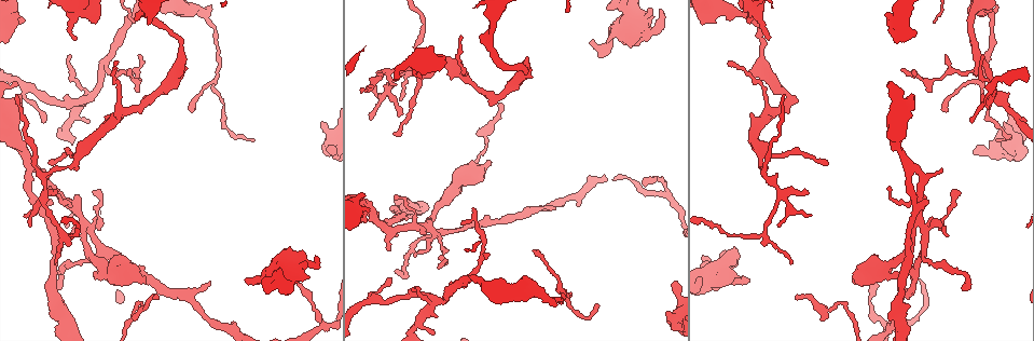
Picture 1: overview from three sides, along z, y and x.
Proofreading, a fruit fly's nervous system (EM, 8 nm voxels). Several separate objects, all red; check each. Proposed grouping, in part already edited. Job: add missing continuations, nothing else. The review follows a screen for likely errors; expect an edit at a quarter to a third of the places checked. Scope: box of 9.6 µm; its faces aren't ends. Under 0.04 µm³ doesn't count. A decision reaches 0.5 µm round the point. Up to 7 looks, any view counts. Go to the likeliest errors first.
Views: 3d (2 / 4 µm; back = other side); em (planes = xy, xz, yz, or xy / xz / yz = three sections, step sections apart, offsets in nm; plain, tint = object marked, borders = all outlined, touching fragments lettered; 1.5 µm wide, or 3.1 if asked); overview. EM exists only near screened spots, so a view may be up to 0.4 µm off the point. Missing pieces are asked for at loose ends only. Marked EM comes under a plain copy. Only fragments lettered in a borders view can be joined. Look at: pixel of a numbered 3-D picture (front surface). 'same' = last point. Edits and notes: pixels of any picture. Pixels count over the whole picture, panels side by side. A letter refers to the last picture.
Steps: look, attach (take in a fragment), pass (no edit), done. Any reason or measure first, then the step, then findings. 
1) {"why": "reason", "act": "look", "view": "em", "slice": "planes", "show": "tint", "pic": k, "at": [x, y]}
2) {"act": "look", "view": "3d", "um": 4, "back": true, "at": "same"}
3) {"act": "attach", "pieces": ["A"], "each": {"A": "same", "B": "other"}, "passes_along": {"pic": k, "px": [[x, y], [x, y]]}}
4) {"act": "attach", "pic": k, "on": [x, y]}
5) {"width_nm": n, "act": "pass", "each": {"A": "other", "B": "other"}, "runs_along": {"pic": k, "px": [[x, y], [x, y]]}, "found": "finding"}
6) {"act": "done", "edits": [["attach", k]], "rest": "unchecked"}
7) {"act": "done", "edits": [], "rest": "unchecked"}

{"why": "tapers out", "act": "look", "view": "3d", "um": 2, "pic": 1, "at": [69, 56]}

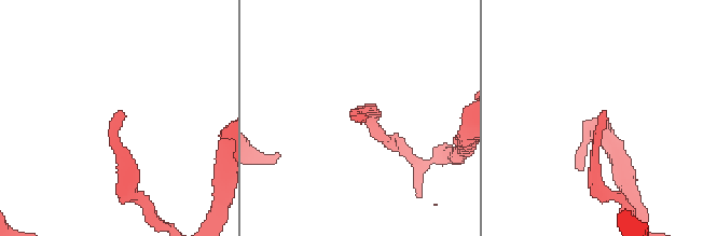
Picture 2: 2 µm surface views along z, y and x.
{"why": "now the EM", "act": "look", "view": "em", "slice": "planes", "show": "borders", "pic": 2, "at": [119, 110]}

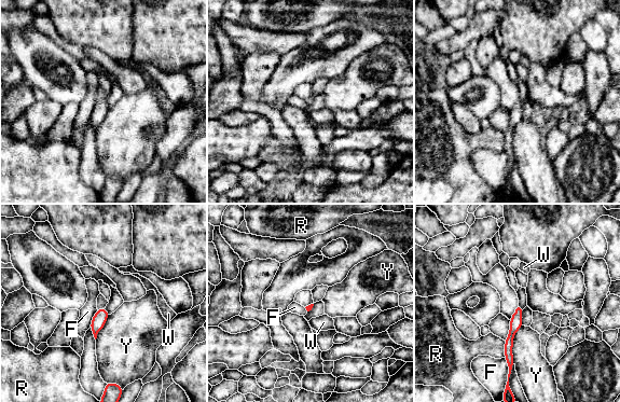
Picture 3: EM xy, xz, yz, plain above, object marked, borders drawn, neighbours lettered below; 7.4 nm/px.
{"act": "pass", "each": {"F": "other", "R": "other", "W": "other", "Y": "other"}, "runs_along": {"pic": 3, "px": [[519, 312], [509, 340], [510, 370]]}, "found": "none of them fits"}

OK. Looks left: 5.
{"act": "look", "view": "3d", "um": 4, "pic": 1, "at": [597, 306]}

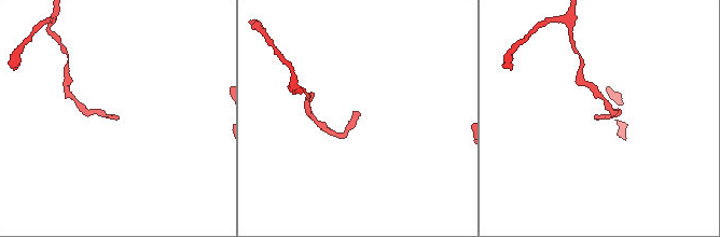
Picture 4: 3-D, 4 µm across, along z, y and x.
{"why": "shape alone is not enough", "act": "look", "view": "em", "slice": "planes", "show": "borders", "pic": 4, "at": [358, 111]}

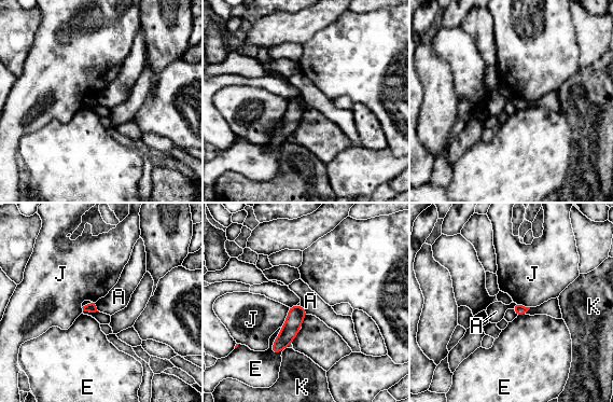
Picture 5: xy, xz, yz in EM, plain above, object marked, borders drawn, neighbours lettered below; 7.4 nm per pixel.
{"longest_contact_nm": ["E", 240], "act": "pass", "each": {"A": "other", "E": "other", "J": "other", "K": "other"}, "border": {"pic": 5, "px": [[301, 304], [307, 314]]}, "found": "no lettered fragment goes on from it"}

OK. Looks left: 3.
{"why": "free end", "act": "look", "view": "em", "slice": "planes", "show": "borders", "pic": 1, "at": [400, 115]}

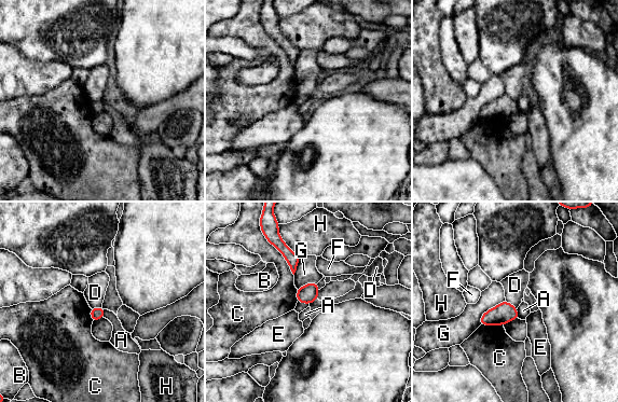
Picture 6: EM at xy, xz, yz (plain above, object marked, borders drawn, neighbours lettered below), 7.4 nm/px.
{"act": "pass", "each": {"A": "other", "B": "other", "C": "other", "D": "other", "E": "other", "F": "other", "G": "other", "H": "other"}, "border": {"pic": 6, "px": [[505, 300], [517, 308]]}, "found": "no lettered fragment goes on from it"}

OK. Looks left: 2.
{"act": "done", "edits": [], "rest": "unchecked"}

